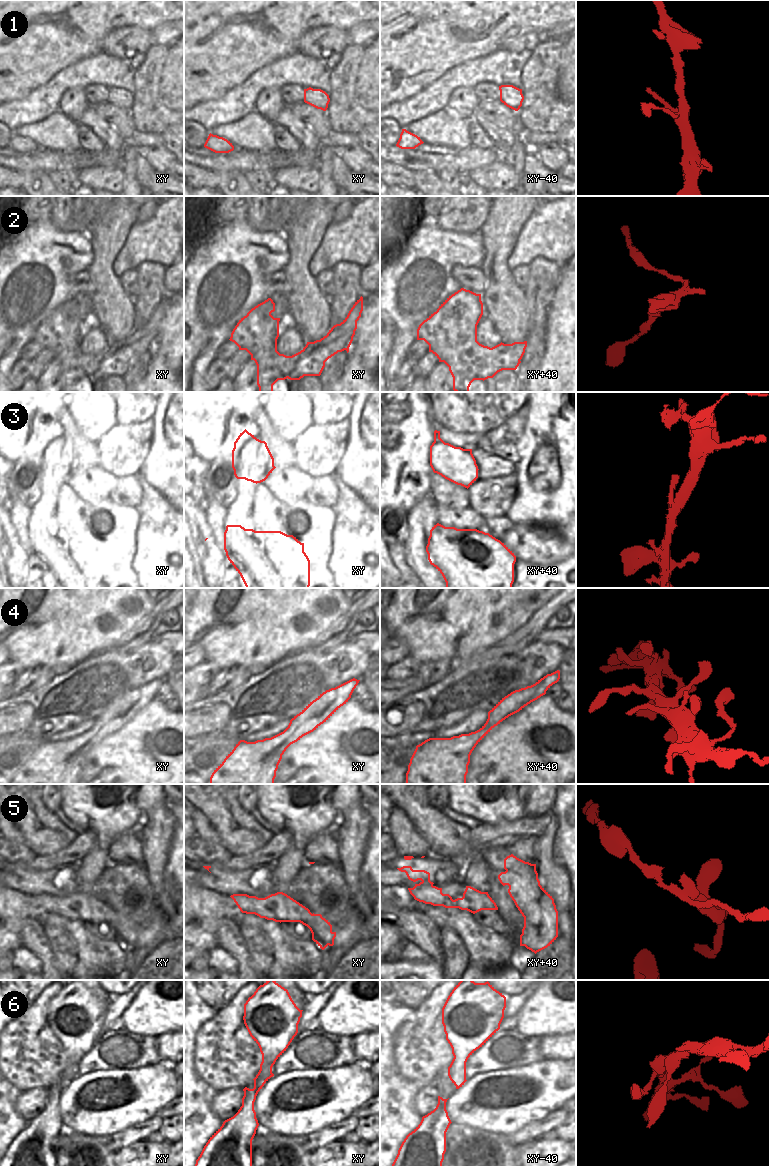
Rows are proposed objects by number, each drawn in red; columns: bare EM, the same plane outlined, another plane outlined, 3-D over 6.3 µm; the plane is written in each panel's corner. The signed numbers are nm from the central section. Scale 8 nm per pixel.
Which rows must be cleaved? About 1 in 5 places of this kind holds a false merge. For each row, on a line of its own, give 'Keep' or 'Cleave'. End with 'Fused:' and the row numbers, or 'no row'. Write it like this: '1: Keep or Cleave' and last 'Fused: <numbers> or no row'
1: Keep
2: Cleave
3: Keep
4: Keep
5: Cleave
6: Keep
Fused: 2, 5

